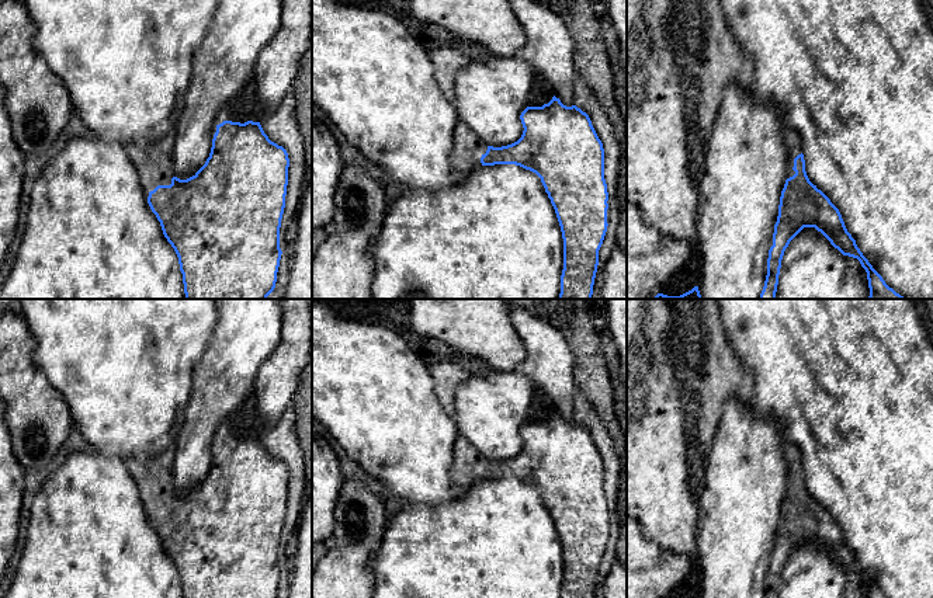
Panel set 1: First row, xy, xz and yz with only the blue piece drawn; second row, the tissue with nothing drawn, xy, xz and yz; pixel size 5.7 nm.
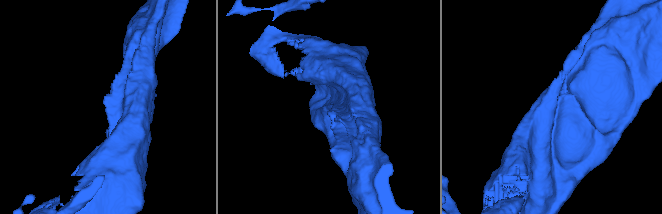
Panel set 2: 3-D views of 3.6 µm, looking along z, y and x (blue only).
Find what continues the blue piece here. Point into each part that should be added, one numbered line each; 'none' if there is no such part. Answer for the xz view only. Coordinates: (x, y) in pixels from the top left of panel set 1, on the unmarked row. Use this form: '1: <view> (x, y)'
1: xz (465, 470)

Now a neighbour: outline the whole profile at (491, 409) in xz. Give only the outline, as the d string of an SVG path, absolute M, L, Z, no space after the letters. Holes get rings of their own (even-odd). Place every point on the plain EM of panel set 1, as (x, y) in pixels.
M516 372L472 375L454 394L458 434L489 460L517 456L524 445L520 430L528 421L534 390L535 385Z

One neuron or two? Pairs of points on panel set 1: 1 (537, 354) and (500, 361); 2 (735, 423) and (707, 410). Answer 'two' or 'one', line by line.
1: two
2: two

